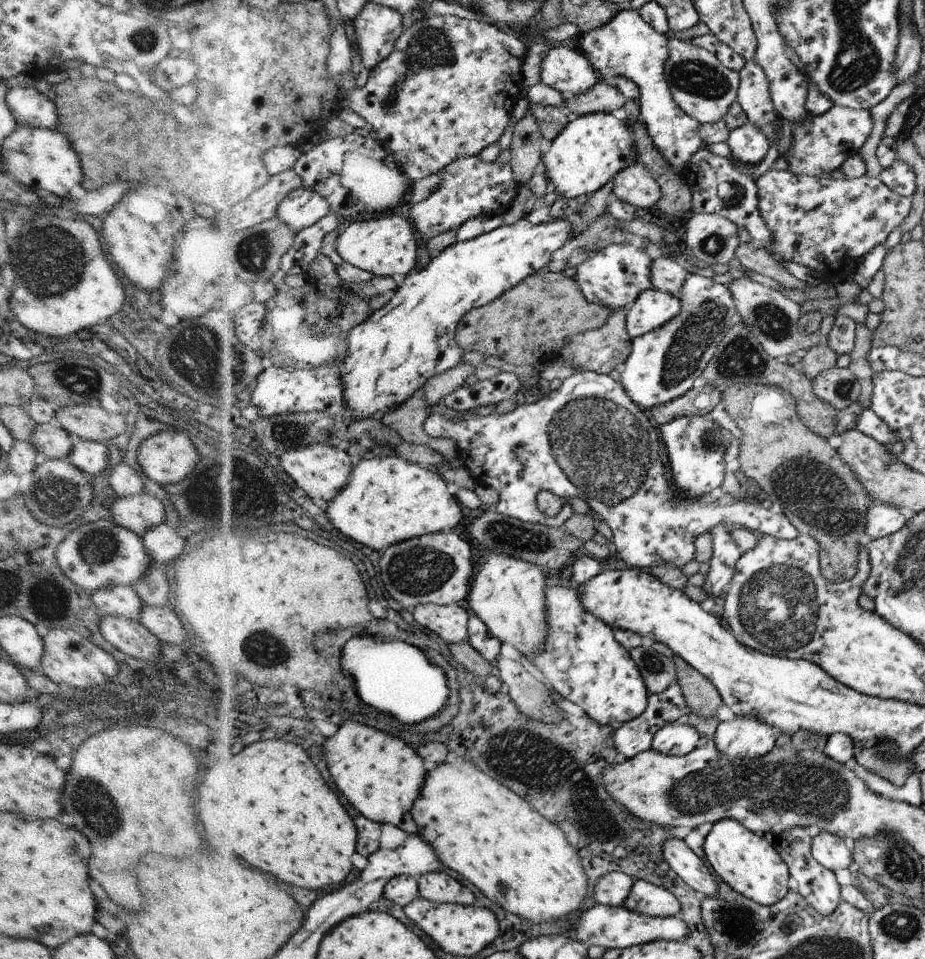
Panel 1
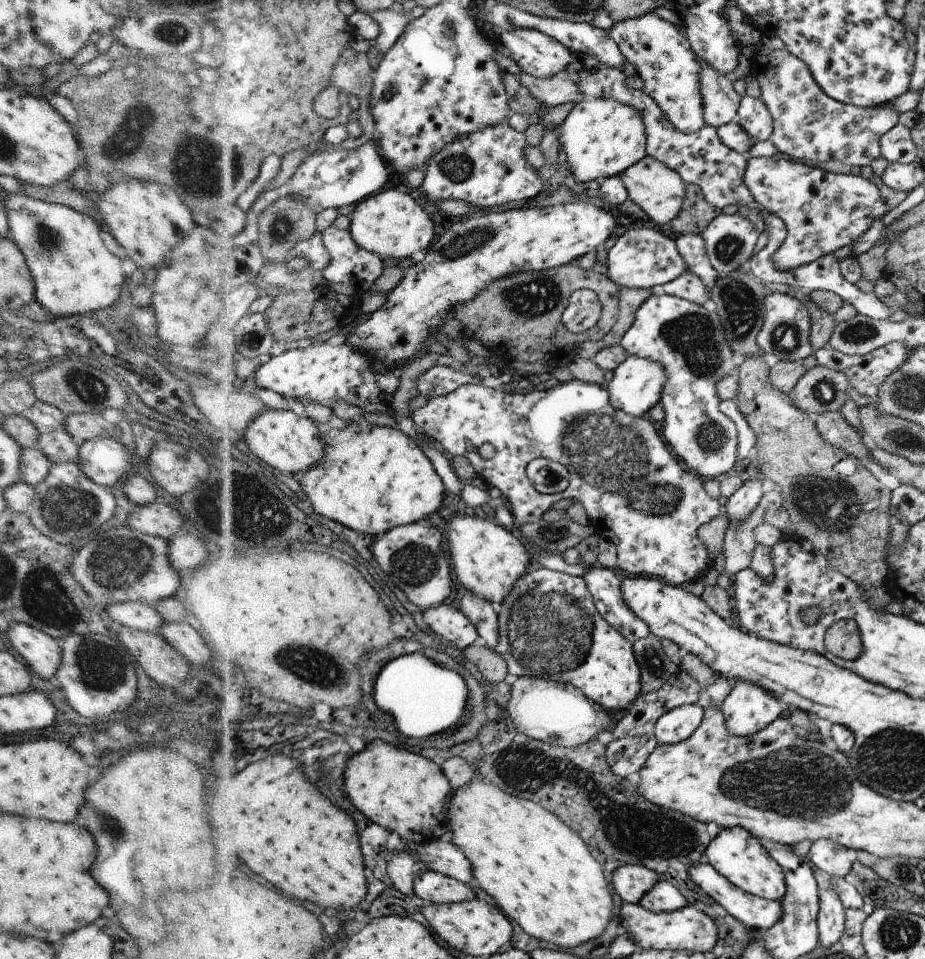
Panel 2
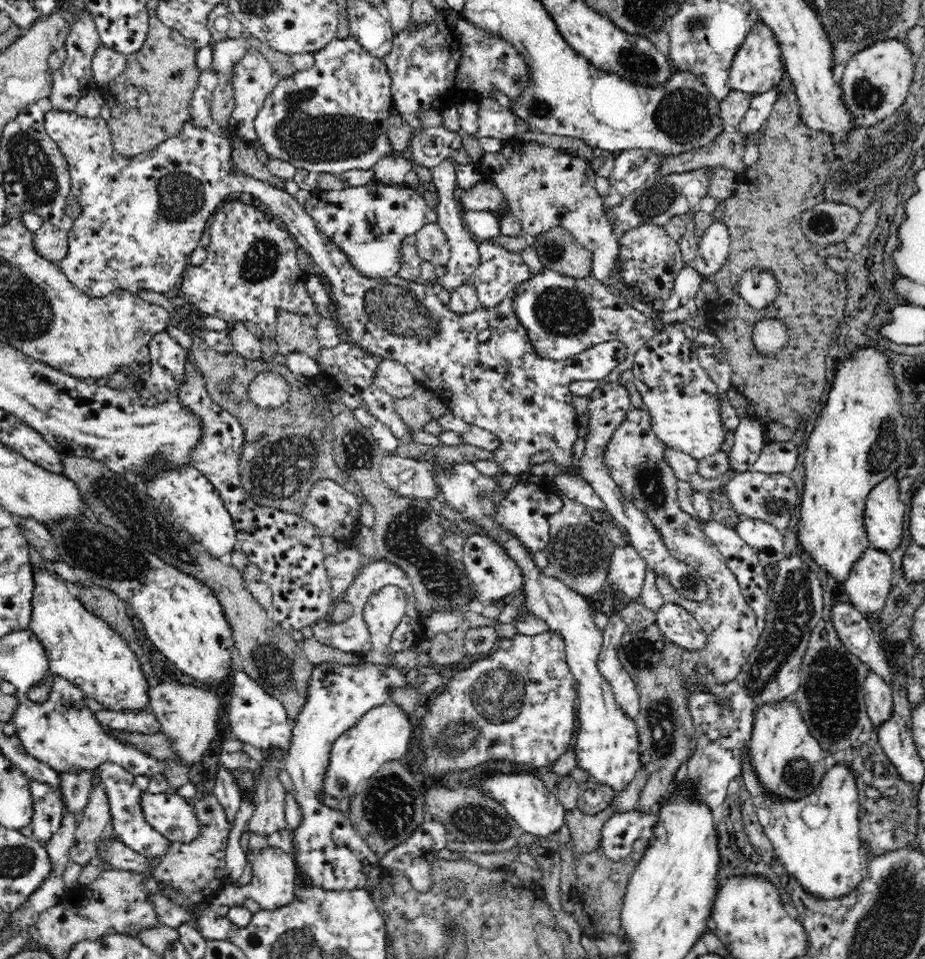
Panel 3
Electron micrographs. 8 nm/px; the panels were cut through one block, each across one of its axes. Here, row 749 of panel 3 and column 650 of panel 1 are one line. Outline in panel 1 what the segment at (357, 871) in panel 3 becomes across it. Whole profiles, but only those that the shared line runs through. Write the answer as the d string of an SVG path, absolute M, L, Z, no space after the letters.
M649 289L628 307L625 312L630 339L642 337L681 314L681 300L665 291Z

